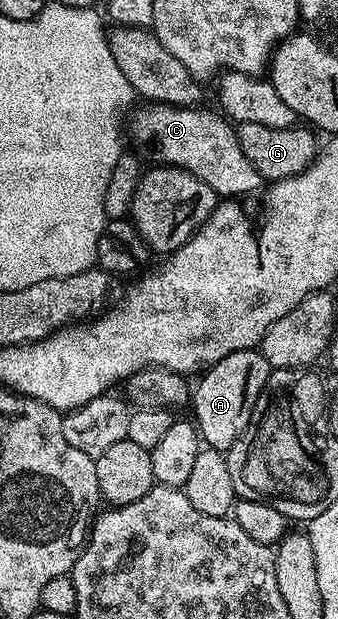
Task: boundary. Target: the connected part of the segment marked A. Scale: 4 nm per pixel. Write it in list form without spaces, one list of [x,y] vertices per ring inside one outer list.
[[[258,349],[242,350],[225,356],[198,379],[199,387],[193,390],[193,421],[200,439],[210,449],[226,452],[243,435],[272,369]]]

